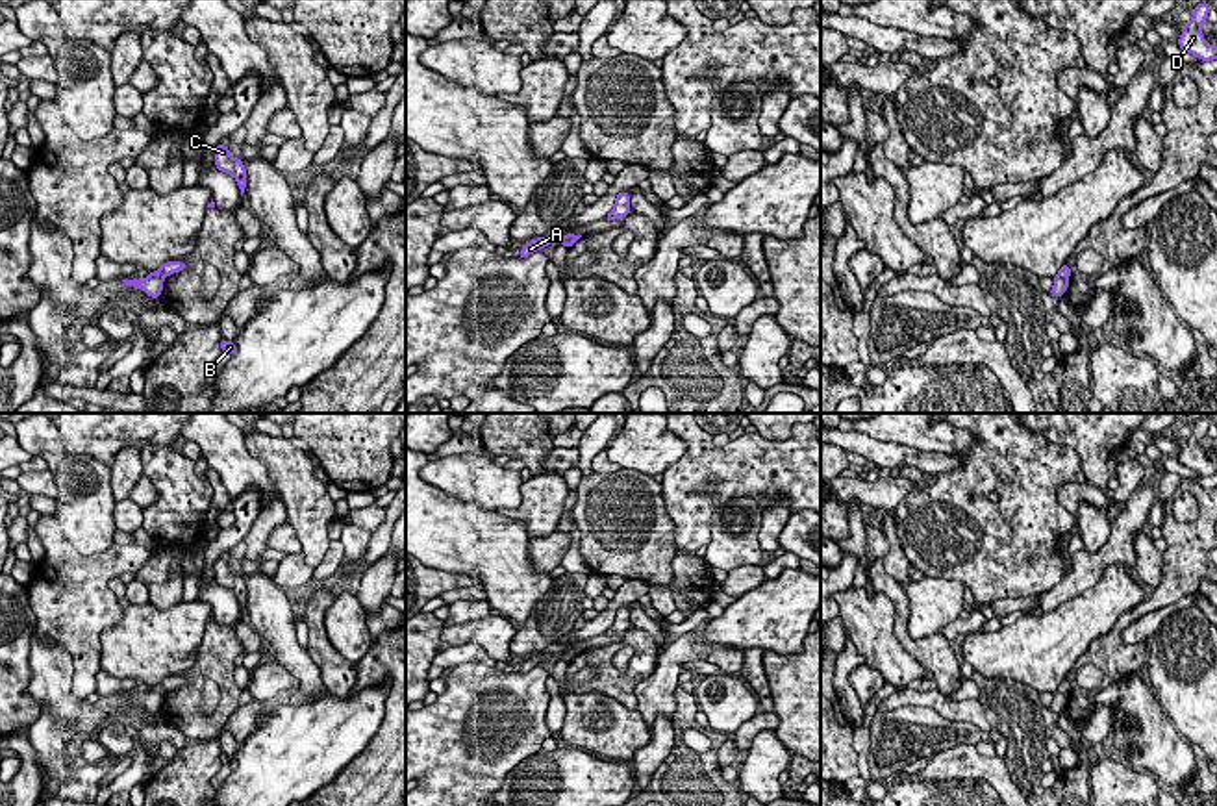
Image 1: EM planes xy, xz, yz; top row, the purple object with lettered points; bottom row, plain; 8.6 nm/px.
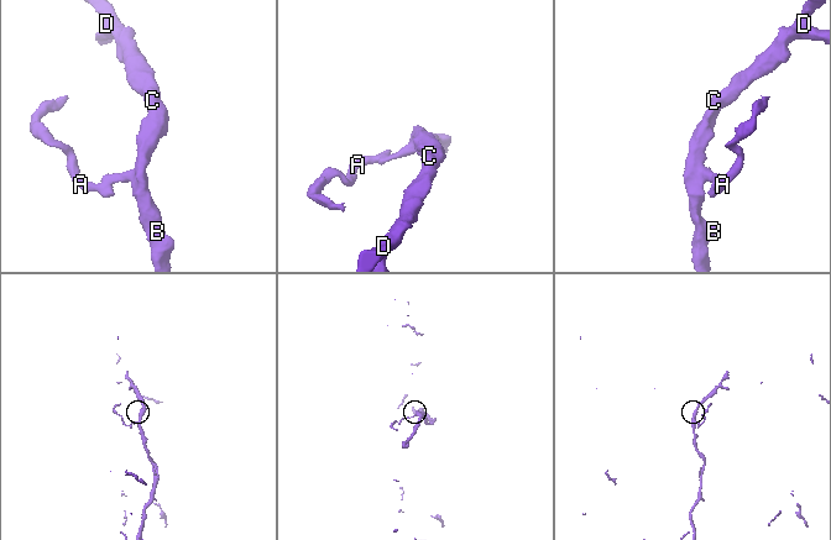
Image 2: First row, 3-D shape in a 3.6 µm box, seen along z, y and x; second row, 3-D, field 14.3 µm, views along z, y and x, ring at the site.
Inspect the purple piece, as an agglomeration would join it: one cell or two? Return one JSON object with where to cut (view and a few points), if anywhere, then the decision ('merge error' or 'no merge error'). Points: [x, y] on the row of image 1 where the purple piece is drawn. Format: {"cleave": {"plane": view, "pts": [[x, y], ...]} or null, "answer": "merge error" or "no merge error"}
{"cleave": {"plane": "xy", "pts": [[149, 275], [160, 278]]}, "answer": "merge error"}

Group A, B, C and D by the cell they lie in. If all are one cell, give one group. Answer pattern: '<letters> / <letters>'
A / B C D

